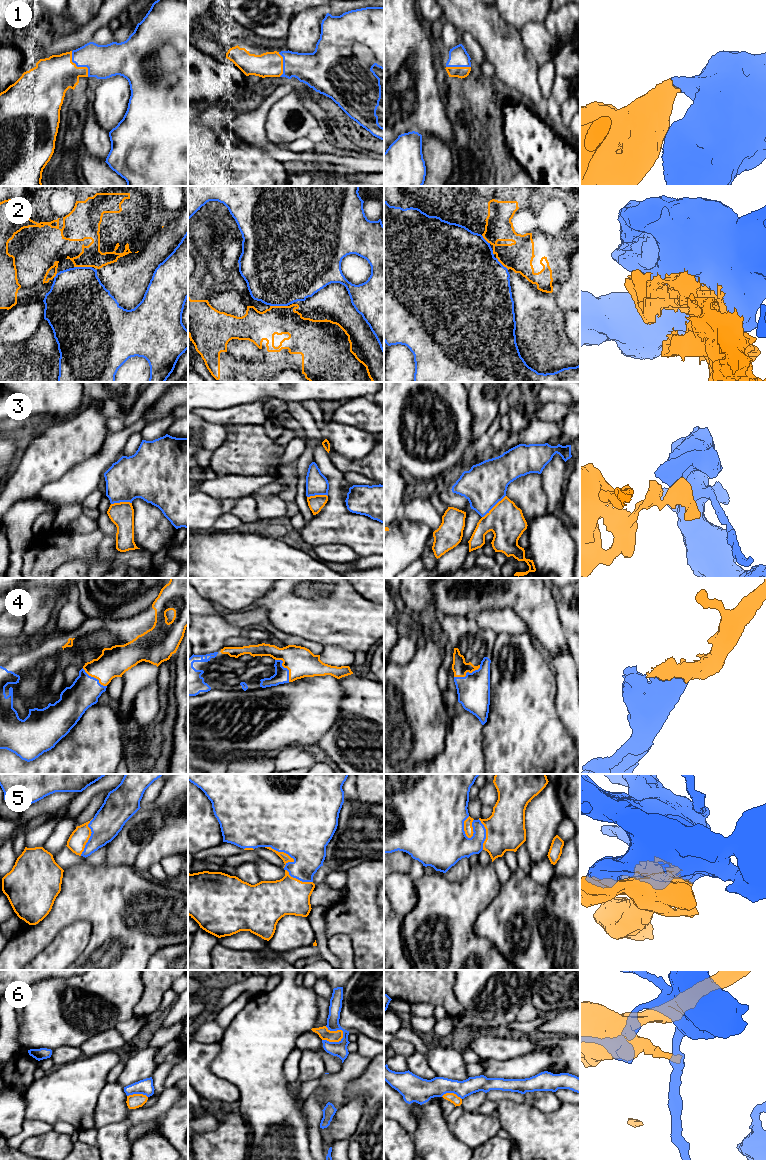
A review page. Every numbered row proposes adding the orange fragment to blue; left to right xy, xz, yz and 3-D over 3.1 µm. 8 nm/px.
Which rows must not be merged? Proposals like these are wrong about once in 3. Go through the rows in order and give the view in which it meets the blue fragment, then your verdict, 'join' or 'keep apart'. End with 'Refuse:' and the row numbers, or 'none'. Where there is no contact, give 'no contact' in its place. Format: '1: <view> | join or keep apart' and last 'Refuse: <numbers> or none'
1: xy | join
2: xy | keep apart
3: yz | keep apart
4: xz | join
5: xz | join
6: xz | keep apart
Refuse: 2, 3, 6

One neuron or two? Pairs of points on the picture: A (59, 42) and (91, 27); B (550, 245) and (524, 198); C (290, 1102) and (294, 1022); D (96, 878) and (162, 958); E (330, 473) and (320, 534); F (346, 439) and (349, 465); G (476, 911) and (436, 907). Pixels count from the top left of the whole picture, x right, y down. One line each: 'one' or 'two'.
A: one
B: one
C: one
D: two
E: one
F: two
G: one

